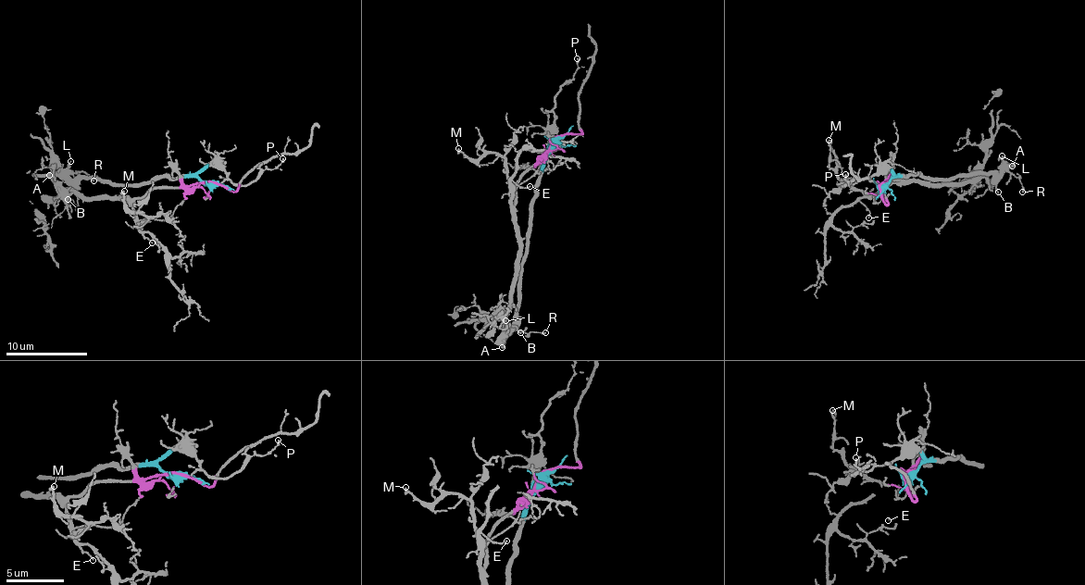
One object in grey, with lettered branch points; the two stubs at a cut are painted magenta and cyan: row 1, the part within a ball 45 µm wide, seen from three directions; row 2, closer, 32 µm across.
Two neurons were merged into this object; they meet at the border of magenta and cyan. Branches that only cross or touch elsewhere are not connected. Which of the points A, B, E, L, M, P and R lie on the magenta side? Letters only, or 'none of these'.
E, M

